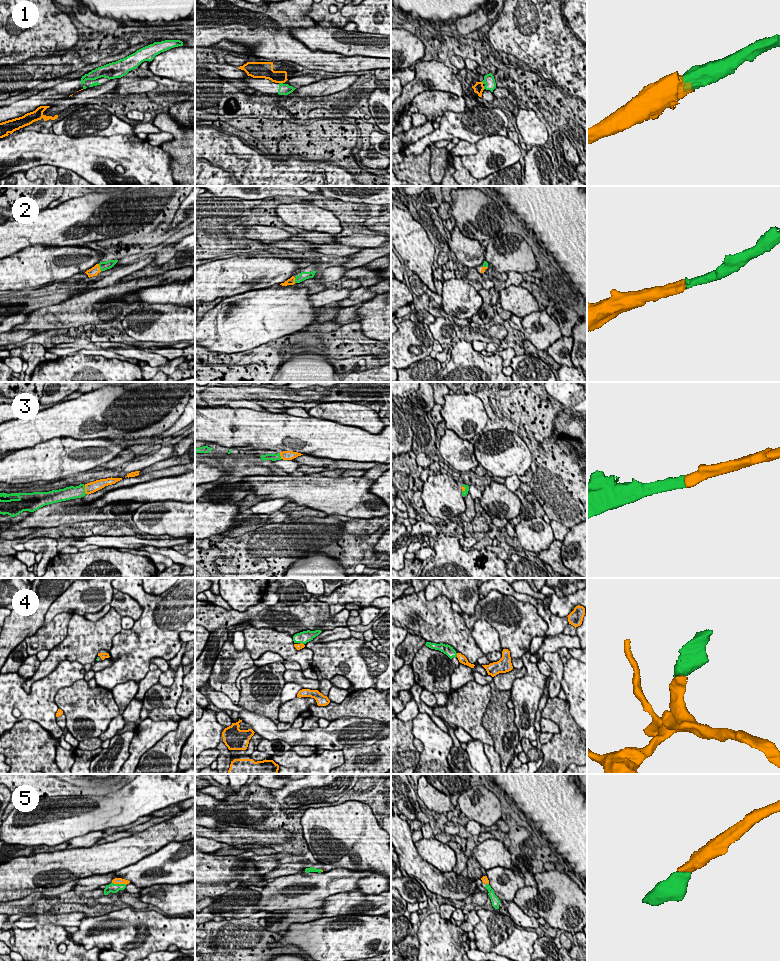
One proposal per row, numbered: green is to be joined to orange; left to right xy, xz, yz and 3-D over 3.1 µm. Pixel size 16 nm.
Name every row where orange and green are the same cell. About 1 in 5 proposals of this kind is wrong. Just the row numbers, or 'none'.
2, 3, 4, 5

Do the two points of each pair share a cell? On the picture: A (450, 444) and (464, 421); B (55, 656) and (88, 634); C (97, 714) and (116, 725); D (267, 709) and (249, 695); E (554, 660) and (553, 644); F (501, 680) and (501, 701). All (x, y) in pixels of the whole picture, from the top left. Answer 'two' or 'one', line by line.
A: two
B: one
C: two
D: one
E: two
F: two

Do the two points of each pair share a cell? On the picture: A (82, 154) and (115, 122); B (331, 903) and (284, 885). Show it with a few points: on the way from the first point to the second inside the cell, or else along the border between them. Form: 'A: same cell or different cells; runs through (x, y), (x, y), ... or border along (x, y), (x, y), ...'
A: different cells; border along (91, 134), (105, 136), (115, 134), (126, 135)
B: different cells; border along (346, 891), (329, 895), (319, 907)

